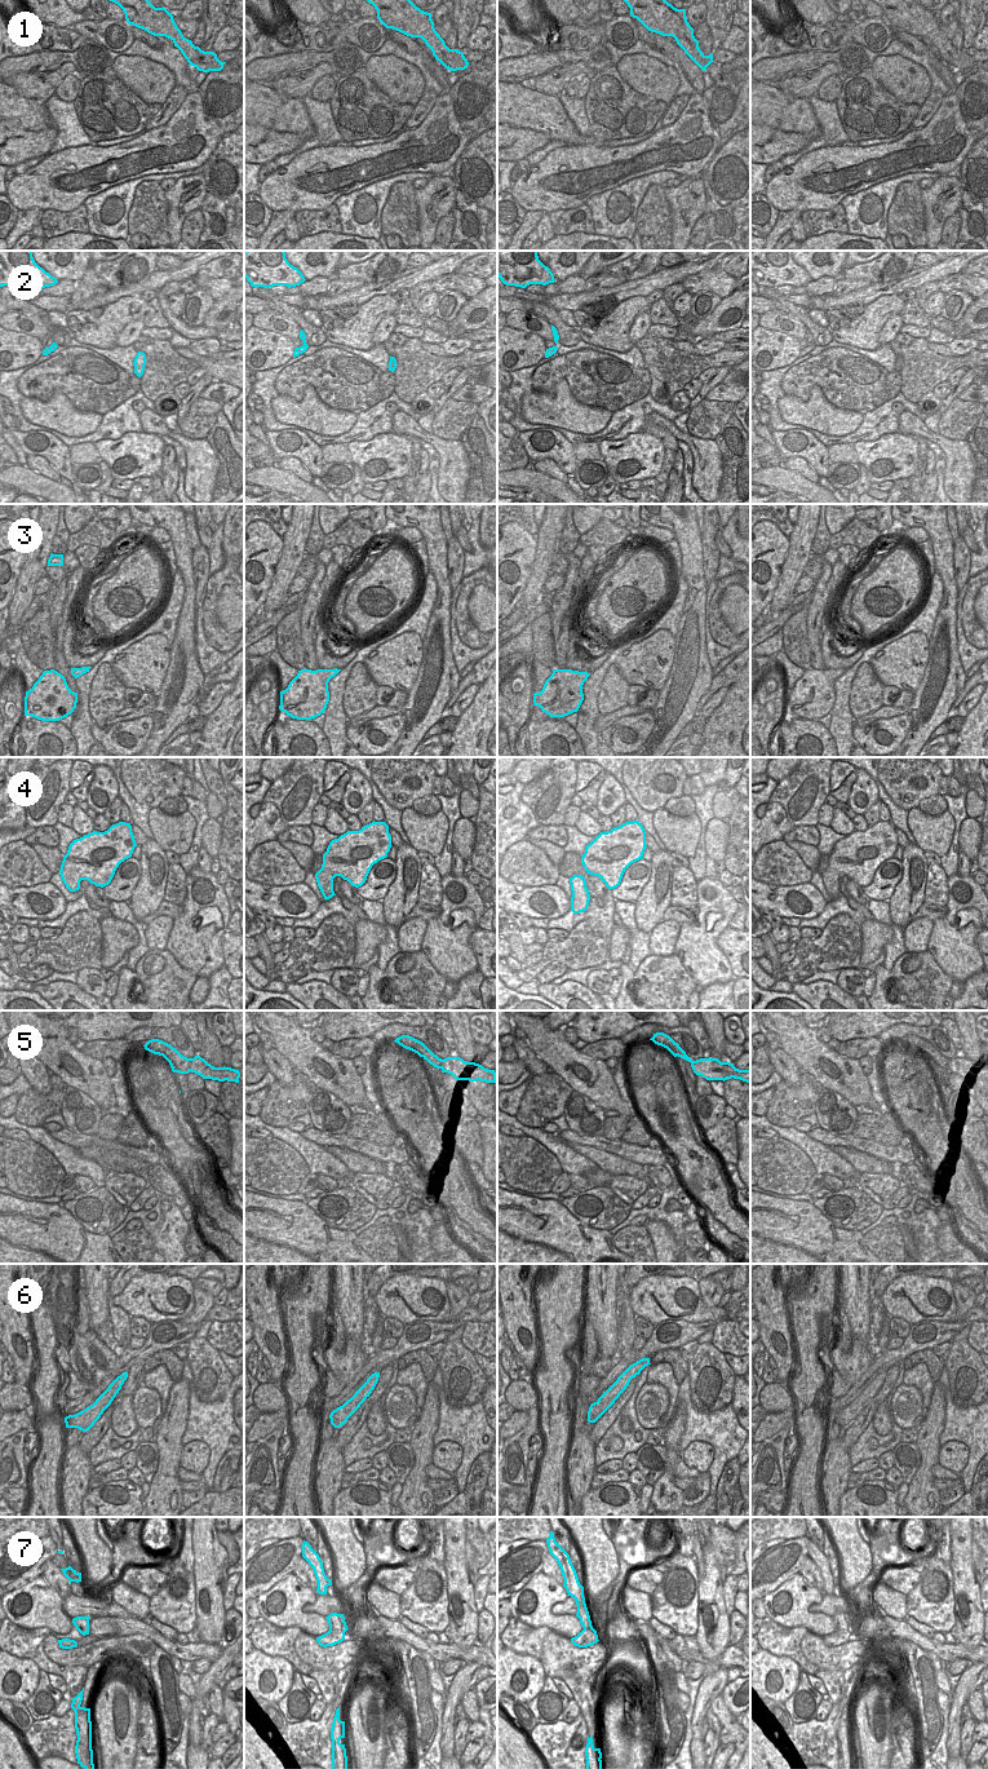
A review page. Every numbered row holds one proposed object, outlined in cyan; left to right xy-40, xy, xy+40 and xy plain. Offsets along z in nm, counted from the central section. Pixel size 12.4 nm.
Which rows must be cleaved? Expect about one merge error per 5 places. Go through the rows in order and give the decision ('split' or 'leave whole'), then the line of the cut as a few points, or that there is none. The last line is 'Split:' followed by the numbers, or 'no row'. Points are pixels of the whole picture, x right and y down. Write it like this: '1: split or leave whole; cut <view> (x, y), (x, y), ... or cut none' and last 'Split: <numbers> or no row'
1: leave whole; cut none
2: leave whole; cut none
3: leave whole; cut none
4: leave whole; cut none
5: split; cut xy-40 (191, 1058), (190, 1070)
6: leave whole; cut none
7: split; cut xy (346, 1626), (341, 1630), (329, 1630)
Split: 5, 7

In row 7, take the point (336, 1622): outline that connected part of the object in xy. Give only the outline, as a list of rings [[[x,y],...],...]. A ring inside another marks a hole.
[[[332,1613],[325,1618],[329,1624],[329,1629],[342,1631],[347,1627],[344,1614]]]

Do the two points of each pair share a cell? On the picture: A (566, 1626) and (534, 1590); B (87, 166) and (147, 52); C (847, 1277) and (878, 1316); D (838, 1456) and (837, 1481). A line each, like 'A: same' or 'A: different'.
A: same
B: different
C: different
D: same

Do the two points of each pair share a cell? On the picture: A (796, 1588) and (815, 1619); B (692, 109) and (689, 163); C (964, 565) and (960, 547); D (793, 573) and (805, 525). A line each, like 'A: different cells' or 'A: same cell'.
A: same cell
B: same cell
C: same cell
D: same cell

